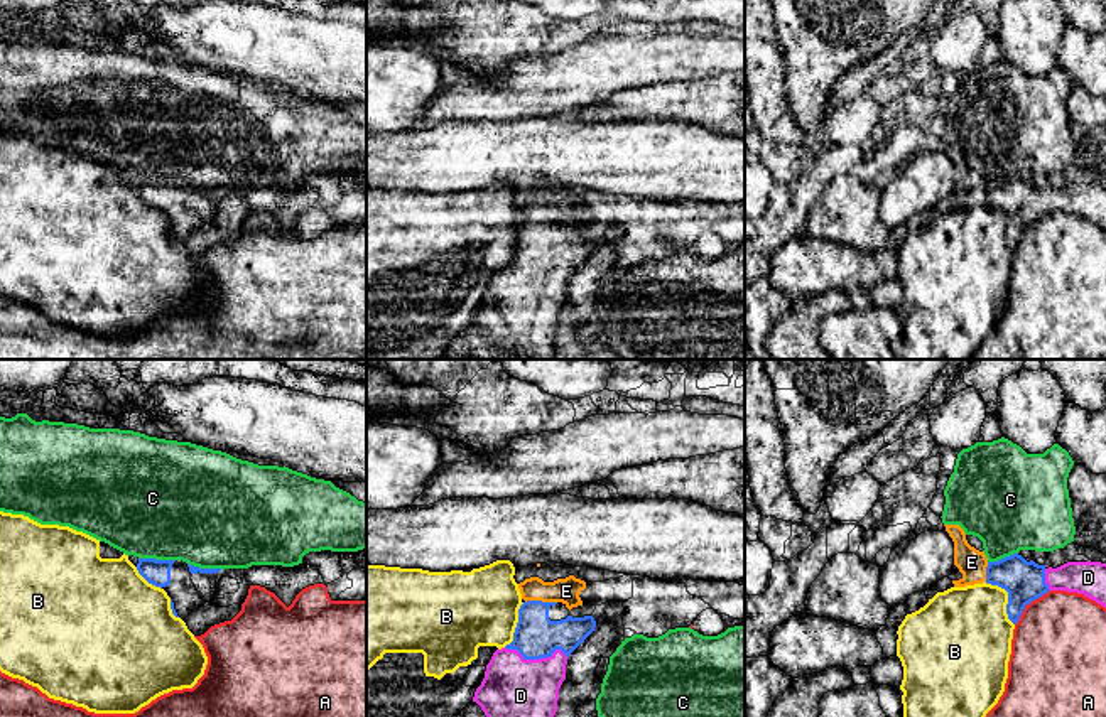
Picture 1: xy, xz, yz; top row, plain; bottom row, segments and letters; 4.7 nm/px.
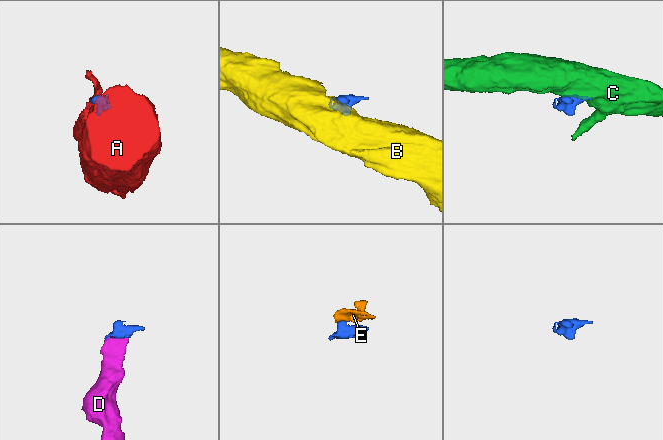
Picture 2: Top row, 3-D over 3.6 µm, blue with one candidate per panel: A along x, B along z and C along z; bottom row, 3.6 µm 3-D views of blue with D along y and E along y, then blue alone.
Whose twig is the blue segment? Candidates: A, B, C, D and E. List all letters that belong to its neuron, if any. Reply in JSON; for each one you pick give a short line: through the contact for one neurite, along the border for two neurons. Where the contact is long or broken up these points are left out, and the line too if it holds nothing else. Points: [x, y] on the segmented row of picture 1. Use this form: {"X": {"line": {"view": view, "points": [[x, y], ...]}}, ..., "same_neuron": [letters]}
{"D": {"line": {"view": "xz", "points": [[536, 636], [537, 658], [512, 687]]}}, "E": {"line": {"view": "xz", "points": [[536, 636], [541, 601], [551, 593], [566, 591]]}}, "same_neuron": ["D", "E"]}

